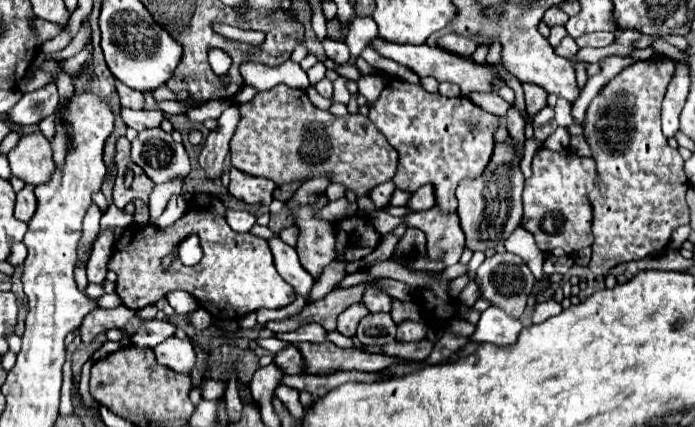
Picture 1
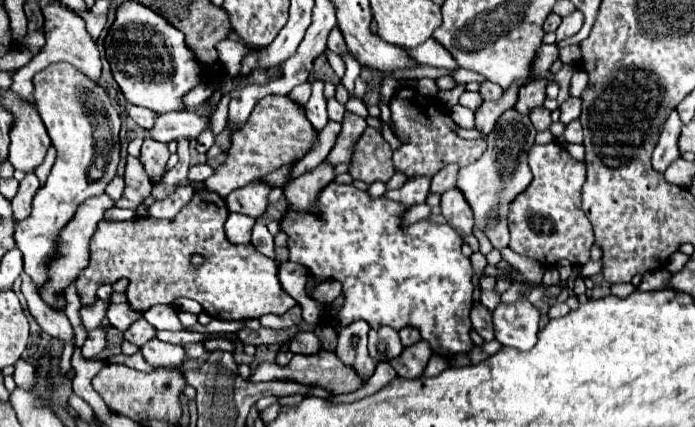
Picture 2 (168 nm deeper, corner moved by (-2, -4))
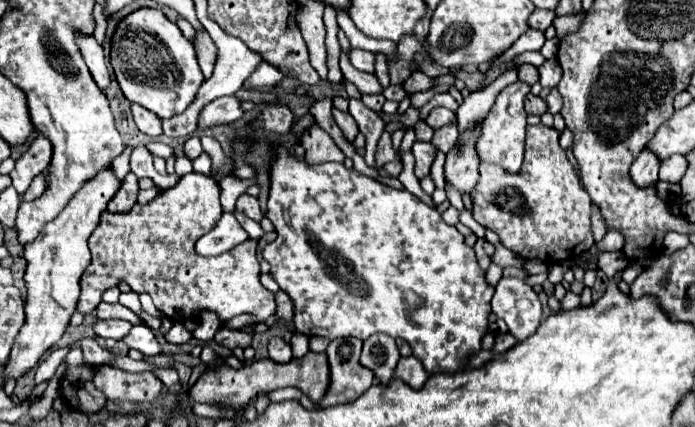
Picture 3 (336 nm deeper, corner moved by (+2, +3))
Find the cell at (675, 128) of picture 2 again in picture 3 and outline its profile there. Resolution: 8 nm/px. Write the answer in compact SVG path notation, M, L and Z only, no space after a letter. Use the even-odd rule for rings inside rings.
M643 150L643 154L631 164L631 180L635 186L639 188L649 188L653 184L657 184L657 170L659 170L659 160L657 156L653 156L649 150Z

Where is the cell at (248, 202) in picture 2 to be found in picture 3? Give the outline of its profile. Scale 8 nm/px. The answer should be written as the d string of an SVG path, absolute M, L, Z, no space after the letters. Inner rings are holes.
M249 194L239 196L239 200L237 200L237 210L239 210L239 212L243 212L245 216L249 216L249 218L251 218L251 220L255 220L255 222L261 222L261 218L263 218L257 198L251 198Z

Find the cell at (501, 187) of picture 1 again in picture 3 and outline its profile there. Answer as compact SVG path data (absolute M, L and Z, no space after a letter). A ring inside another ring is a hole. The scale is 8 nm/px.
M517 80L509 84L505 90L499 92L489 116L483 122L483 134L477 140L477 152L481 160L493 160L501 164L509 172L517 172L523 164L523 146L525 146L525 126L527 126L527 112L523 108L525 94L531 90L529 84Z

